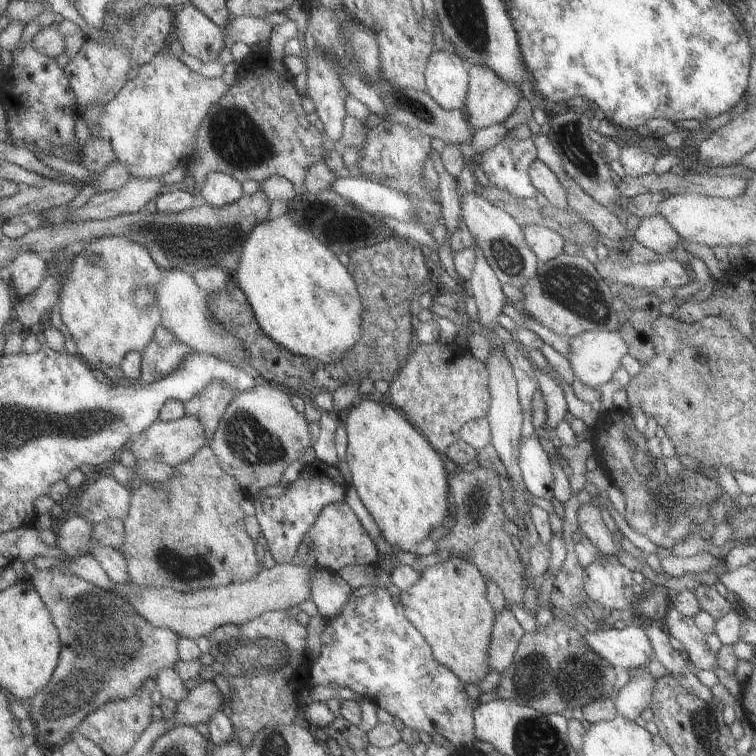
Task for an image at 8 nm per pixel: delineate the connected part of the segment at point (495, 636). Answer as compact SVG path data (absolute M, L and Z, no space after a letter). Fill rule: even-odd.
M504 608L495 618L494 629L491 631L491 642L488 646L488 668L501 674L512 665L514 656L524 637L525 631L510 610Z

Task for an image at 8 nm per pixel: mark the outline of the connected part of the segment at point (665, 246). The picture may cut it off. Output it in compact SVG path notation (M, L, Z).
M651 215L642 219L636 228L635 241L642 246L661 254L665 258L674 251L681 242L681 237L672 224L661 215Z

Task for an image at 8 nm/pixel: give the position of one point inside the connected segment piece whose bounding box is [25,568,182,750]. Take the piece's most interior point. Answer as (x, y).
(110, 649)

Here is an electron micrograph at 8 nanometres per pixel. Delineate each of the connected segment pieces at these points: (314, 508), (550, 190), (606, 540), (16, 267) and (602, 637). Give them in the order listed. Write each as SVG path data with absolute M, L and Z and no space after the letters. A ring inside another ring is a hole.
M316 461L304 466L299 479L293 482L291 488L278 498L255 498L254 504L263 529L265 541L274 552L279 564L295 562L296 556L306 539L306 534L312 530L322 512L333 503L345 502L348 496L349 484L346 476L338 466L330 466L326 462Z
M534 160L528 170L528 175L534 189L548 200L549 205L558 210L569 209L566 188L560 184L558 176L544 162Z
M583 500L578 508L578 527L580 533L605 557L616 556L622 552L623 549L616 542L614 534L605 526L599 506Z
M24 250L18 254L10 270L13 272L13 283L17 289L17 298L24 299L40 288L48 276L48 260L45 254Z
M638 623L623 630L606 626L601 626L597 631L587 630L582 640L594 650L594 654L598 654L617 671L649 665L654 660L650 640Z

